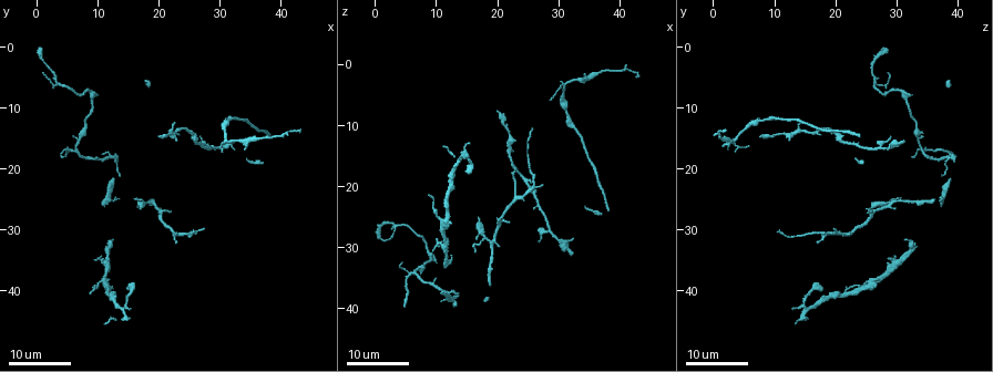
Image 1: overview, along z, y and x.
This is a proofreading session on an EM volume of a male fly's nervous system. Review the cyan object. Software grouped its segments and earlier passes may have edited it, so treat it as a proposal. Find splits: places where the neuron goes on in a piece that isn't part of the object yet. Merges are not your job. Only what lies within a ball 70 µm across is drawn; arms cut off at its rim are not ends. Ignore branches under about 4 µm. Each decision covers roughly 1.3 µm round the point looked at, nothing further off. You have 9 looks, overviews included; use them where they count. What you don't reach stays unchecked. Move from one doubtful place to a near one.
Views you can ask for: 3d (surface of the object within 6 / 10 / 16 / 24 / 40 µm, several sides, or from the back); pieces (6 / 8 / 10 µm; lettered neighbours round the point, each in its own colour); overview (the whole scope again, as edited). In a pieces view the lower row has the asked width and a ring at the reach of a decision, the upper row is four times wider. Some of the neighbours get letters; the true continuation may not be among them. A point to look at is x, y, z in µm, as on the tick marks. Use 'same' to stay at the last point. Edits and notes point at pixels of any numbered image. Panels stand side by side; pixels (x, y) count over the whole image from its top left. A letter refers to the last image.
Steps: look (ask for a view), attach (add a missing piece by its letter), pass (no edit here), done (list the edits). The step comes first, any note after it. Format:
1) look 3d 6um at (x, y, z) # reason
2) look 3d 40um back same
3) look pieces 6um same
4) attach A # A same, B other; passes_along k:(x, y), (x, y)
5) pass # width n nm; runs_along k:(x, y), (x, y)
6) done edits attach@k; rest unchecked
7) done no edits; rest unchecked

look 3d 16um at (17.0, 26.0, 25.0) # tapers out

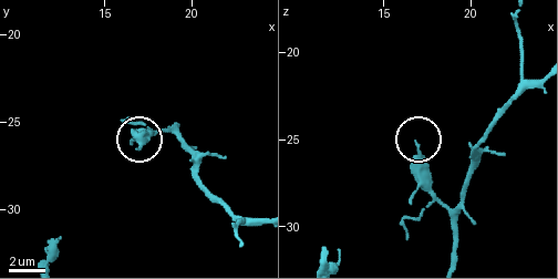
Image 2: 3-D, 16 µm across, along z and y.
look pieces 10um at (16.8, 26.5, 25.3)

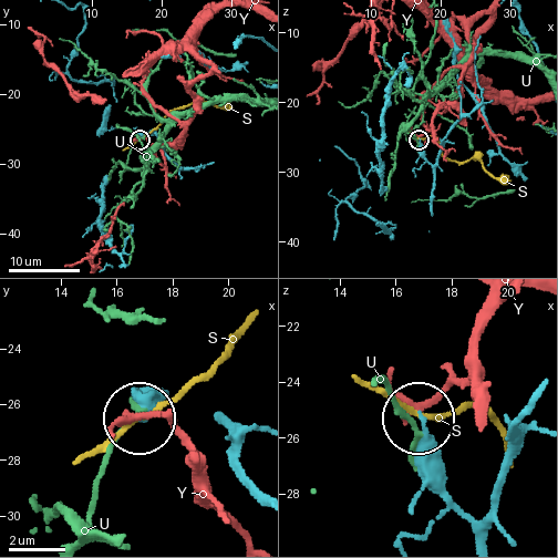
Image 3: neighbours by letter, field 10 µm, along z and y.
pass # S other, U other, Y other; runs_along 3:(515, 446), (494, 502), (474, 516), (451, 494), (420, 419); none of them fits

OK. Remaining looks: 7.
look 3d 24um at (20.0, 14.5, 7.5) # free end

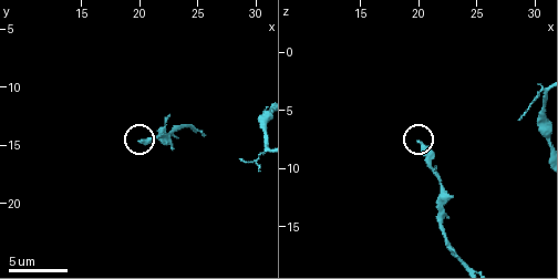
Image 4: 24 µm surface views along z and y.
look pieces 10um at (20.0, 14.6, 7.6)

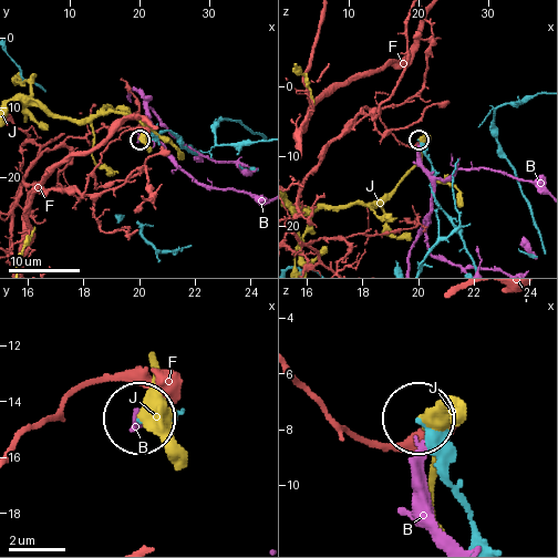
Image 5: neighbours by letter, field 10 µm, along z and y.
pass # B other, F other, J other; runs_along 5:(186, 148), (168, 131), (141, 140); none of them fits

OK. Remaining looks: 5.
look 3d 24um at (22.5, 32.0, 17.5) # free end

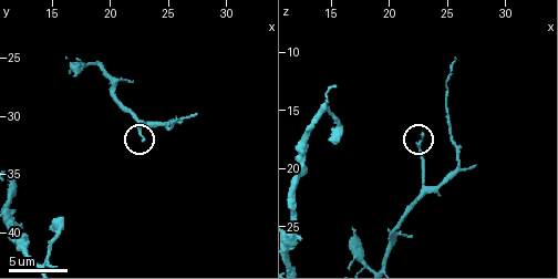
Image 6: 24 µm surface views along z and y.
look pieces 10um at (23.0, 32.2, 17.0) # see the neighbours

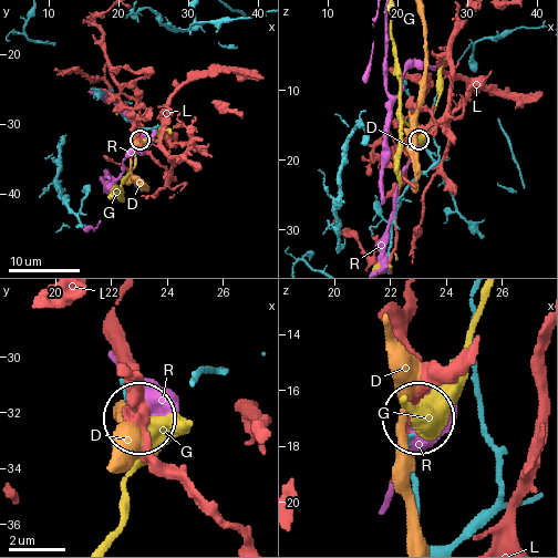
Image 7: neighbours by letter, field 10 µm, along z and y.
pass # width 140 nm; D other, G other, L other, R other; no lettered piece goes on from it

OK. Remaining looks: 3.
look 3d 6um at (25.8, 30.4, 10.6) # branch stops here

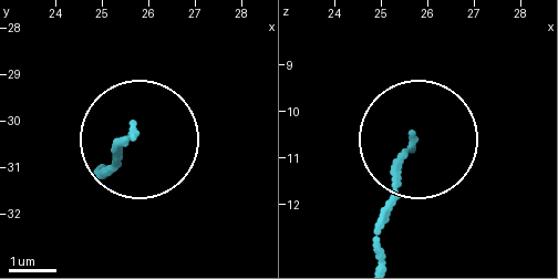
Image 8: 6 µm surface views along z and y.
look pieces 8um at (25.70, 30.30, 10.60)

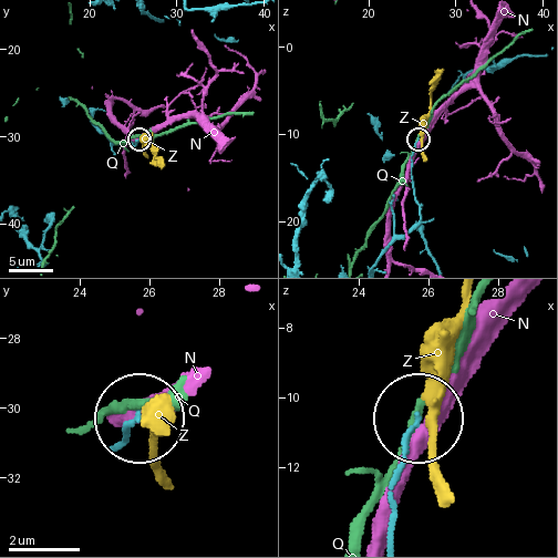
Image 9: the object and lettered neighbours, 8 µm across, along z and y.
pass # N other, Q other, Z other; runs_along 9:(378, 260), (420, 219), (412, 177), (412, 155), (417, 140); none of them fits

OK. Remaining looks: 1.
done no edits; rest unchecked

